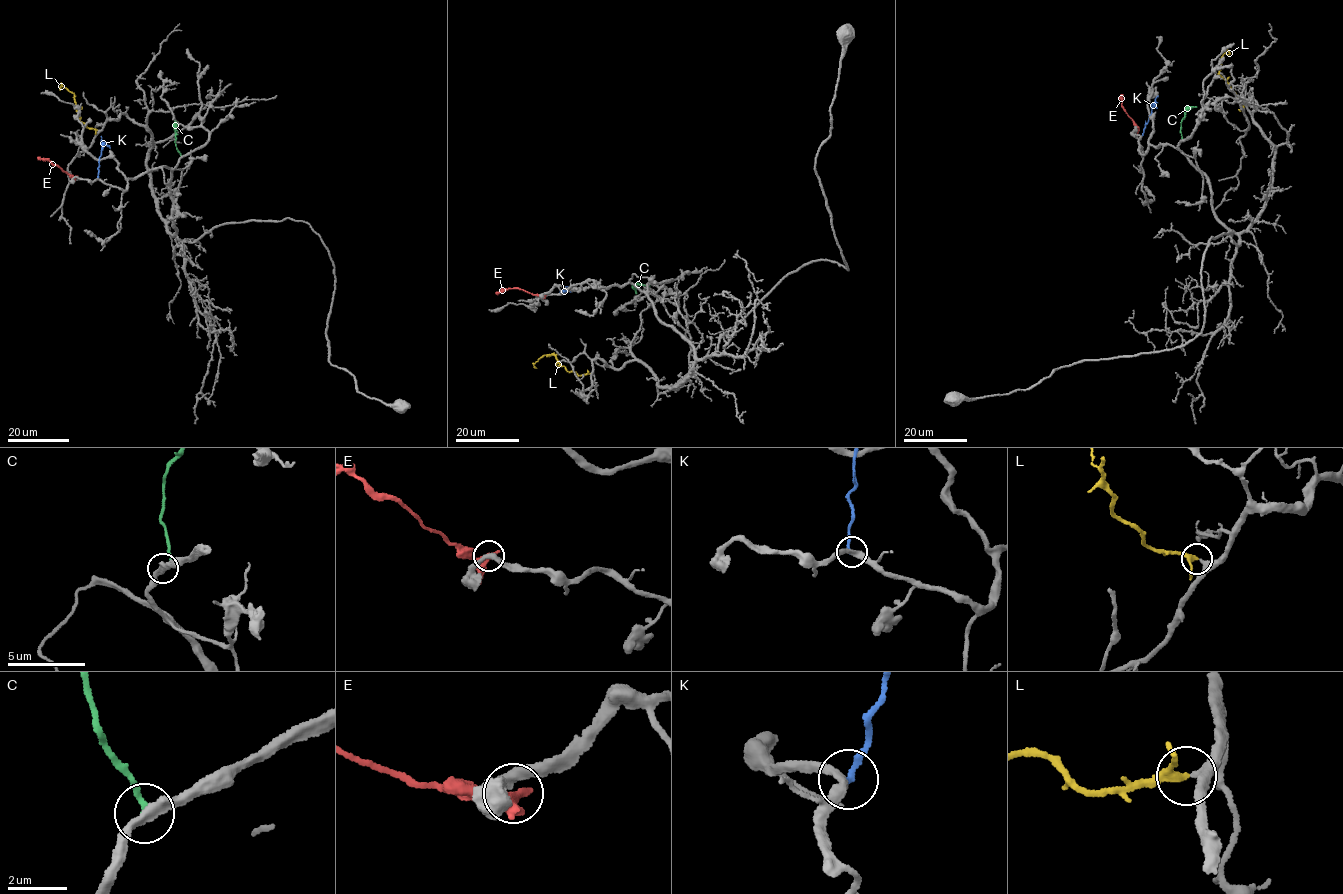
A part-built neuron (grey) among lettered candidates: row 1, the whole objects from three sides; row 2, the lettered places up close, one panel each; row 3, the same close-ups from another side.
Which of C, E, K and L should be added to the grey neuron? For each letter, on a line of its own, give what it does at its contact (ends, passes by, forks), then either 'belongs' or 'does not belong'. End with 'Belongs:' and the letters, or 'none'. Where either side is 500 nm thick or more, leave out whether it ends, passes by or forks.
C: it ends there; does not belong
E: it passes by; does not belong
K: it ends there; does not belong
L: it passes by; belongs
Belongs: L

